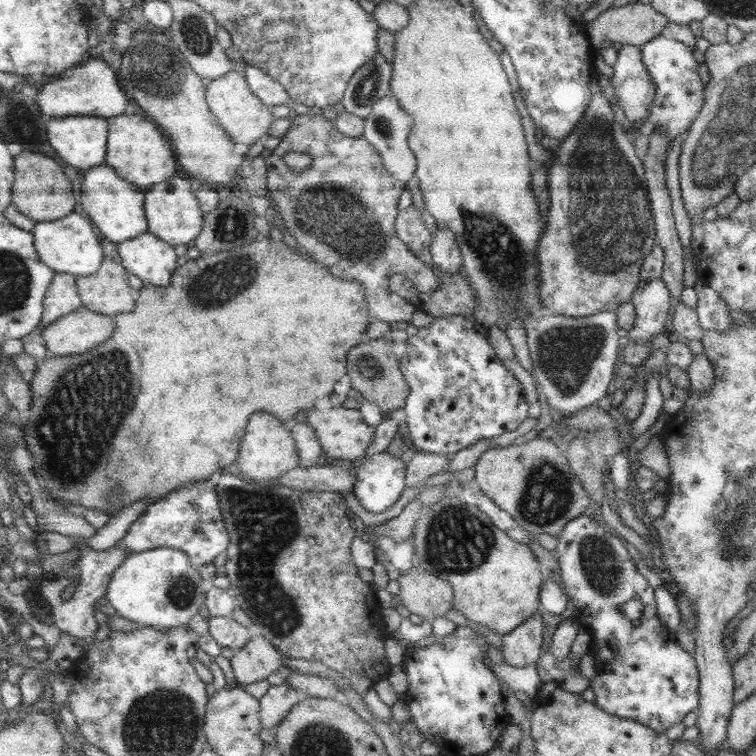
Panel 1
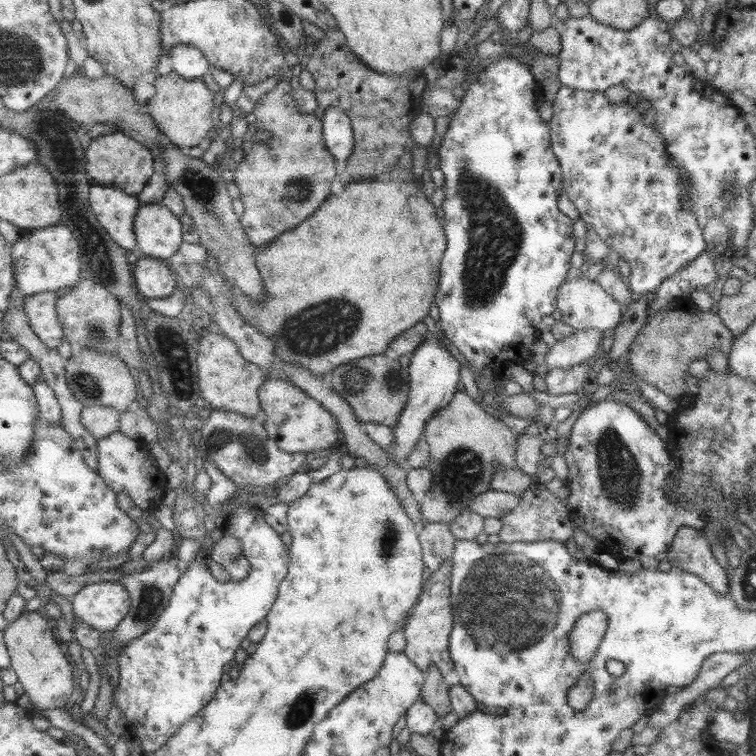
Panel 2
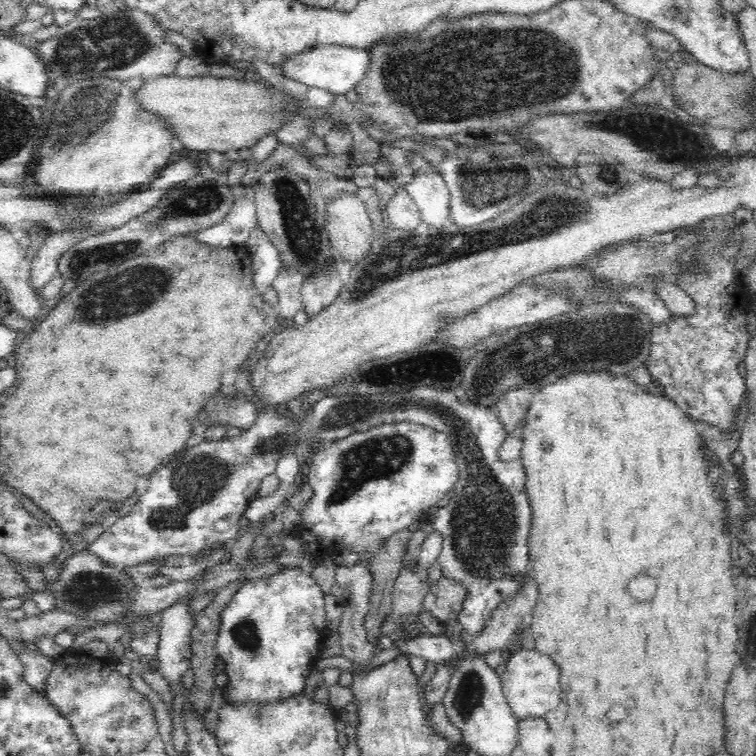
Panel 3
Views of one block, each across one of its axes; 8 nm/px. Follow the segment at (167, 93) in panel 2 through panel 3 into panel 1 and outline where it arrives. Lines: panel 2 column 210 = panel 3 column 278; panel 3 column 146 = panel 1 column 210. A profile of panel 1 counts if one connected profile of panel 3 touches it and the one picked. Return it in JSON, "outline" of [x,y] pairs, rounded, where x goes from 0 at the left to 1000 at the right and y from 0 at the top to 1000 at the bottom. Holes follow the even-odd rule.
{"outline":[[[303,94],[292,103],[274,107],[272,119],[279,147],[290,156],[290,163],[300,172],[311,190],[319,192],[320,197],[341,189],[343,183],[353,179],[358,164],[365,160],[364,153],[358,151],[358,142],[351,139],[332,120],[324,98]]]}

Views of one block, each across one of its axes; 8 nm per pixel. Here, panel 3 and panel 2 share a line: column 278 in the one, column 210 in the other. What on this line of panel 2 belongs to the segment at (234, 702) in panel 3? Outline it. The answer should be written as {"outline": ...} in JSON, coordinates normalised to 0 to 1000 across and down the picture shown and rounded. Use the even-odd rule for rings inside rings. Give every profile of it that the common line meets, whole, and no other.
{"outline":[[[316,671],[310,680],[312,680],[312,684],[307,688],[307,694],[299,701],[299,704],[317,714],[321,730],[328,734],[331,747],[333,749],[329,763],[313,771],[308,769],[303,771],[290,770],[290,767],[284,766],[284,762],[280,762],[276,742],[269,746],[255,743],[250,754],[242,759],[241,765],[238,765],[235,772],[231,775],[226,799],[224,799],[224,804],[216,810],[216,815],[213,815],[210,823],[205,825],[197,836],[193,836],[190,841],[184,843],[181,847],[176,847],[176,849],[173,849],[173,852],[171,852],[171,854],[160,862],[160,868],[156,868],[159,896],[153,911],[149,914],[149,927],[164,943],[169,955],[168,966],[171,971],[187,980],[192,997],[204,996],[214,987],[218,987],[221,980],[237,964],[242,963],[250,952],[254,952],[263,946],[282,926],[283,921],[288,915],[288,910],[294,906],[292,897],[295,897],[295,892],[298,892],[298,878],[303,878],[306,873],[311,874],[311,865],[313,865],[313,858],[316,860],[319,849],[321,849],[324,844],[329,843],[329,837],[335,829],[347,824],[349,819],[353,819],[356,810],[362,804],[364,796],[368,794],[368,784],[370,783],[372,772],[374,771],[374,767],[378,767],[378,763],[384,757],[384,726],[380,725],[380,722],[377,722],[377,717],[372,714],[372,706],[369,706],[369,704],[364,704],[364,701],[353,693],[351,680],[348,680],[348,673]]]}

